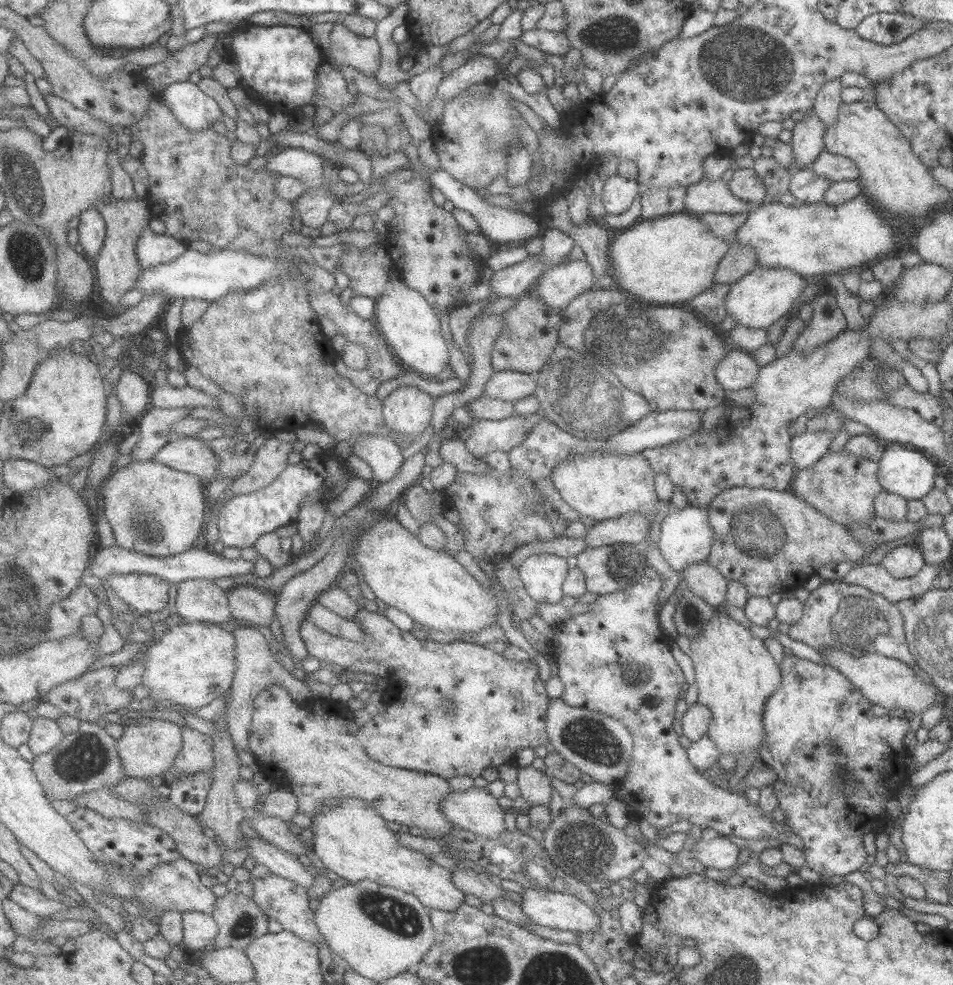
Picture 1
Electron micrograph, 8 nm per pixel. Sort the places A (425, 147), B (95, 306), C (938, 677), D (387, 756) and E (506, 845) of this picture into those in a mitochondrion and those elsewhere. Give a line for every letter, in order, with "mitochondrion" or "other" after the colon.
A: other
B: other
C: other
D: other
E: other

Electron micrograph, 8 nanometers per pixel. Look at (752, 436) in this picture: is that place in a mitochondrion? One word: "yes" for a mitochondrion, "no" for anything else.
no

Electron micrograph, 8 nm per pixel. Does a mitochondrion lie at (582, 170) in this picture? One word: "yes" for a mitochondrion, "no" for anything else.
no

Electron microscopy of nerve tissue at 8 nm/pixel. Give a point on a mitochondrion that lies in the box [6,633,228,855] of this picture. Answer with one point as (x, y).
(81, 763)

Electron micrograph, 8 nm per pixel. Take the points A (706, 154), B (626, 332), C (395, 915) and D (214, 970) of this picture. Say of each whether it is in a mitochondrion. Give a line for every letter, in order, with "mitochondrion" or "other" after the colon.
A: other
B: mitochondrion
C: mitochondrion
D: other

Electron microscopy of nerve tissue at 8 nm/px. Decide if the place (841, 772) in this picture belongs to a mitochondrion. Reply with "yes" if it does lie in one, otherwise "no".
yes

